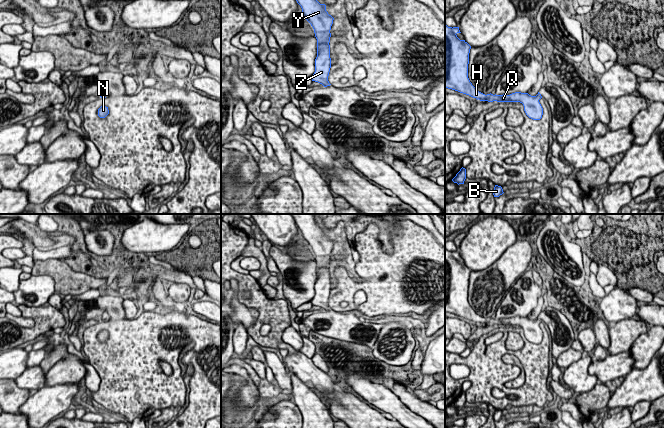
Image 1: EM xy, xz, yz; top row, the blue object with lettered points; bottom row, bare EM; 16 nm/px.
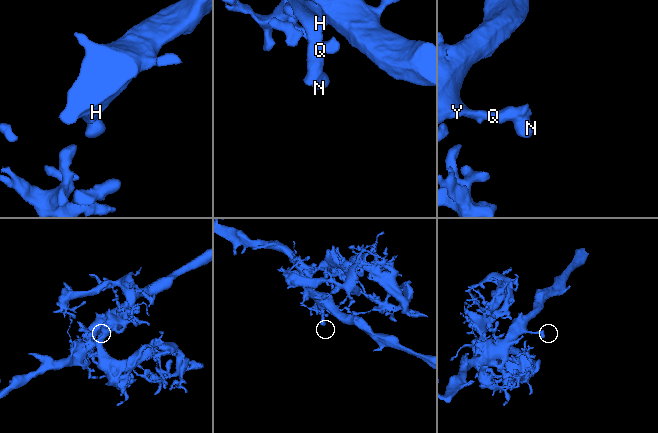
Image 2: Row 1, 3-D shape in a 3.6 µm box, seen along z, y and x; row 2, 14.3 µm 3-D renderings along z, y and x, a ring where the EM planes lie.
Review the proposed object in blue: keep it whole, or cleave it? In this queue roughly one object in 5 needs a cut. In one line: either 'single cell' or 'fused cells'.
single cell

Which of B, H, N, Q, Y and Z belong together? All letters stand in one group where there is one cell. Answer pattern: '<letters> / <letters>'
B H N Q Y Z

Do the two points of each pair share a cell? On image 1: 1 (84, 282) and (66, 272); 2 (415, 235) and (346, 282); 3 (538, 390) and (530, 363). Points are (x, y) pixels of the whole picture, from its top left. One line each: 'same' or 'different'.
1: same
2: same
3: same

